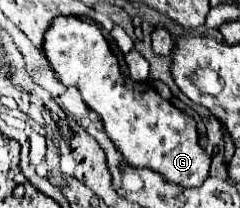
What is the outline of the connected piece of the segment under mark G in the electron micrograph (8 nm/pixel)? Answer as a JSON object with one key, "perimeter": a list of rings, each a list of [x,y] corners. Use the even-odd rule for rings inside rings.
{"perimeter":[[[56,17],[44,33],[42,51],[64,85],[74,85],[82,101],[100,115],[106,135],[128,165],[160,173],[168,183],[192,189],[200,187],[210,171],[210,155],[198,145],[196,121],[162,99],[150,83],[136,83],[120,73],[118,59],[104,35],[92,23],[78,17]]]}

